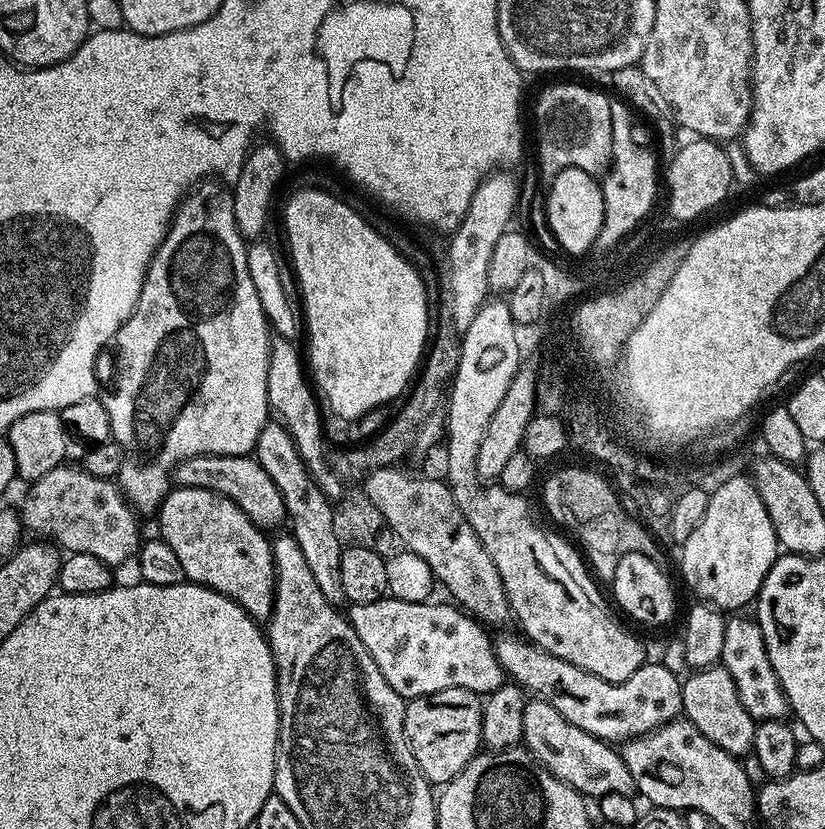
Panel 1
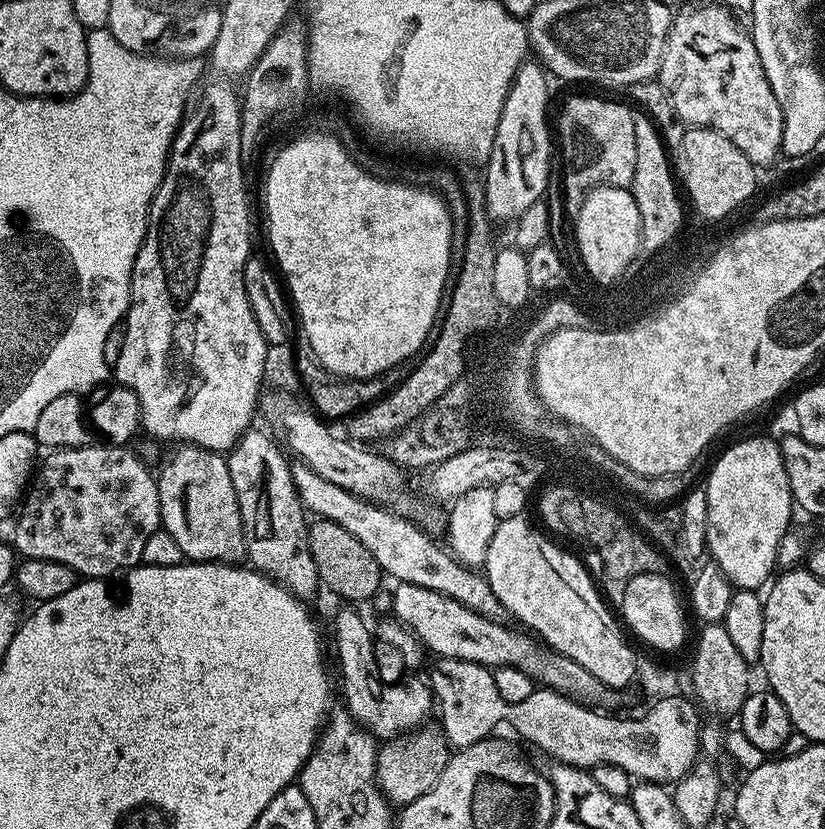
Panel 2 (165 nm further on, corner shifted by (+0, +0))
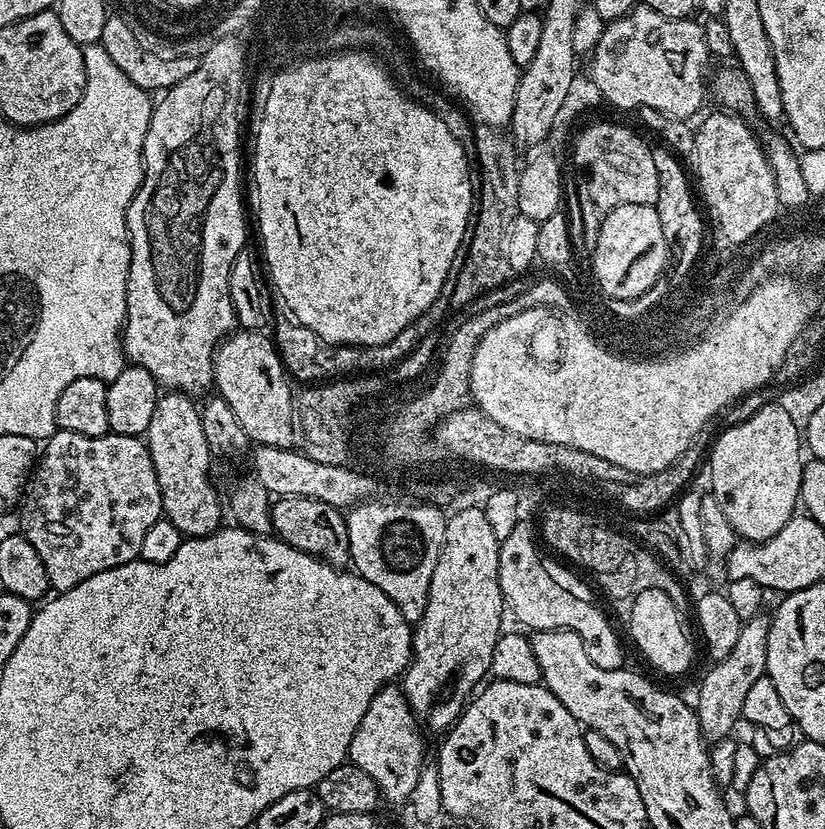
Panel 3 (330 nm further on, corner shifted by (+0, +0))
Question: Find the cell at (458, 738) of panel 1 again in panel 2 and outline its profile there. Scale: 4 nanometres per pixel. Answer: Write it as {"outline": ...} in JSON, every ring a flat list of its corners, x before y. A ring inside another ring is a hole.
{"outline":[[421,726,403,736,395,736,379,745,376,753,376,784,388,803,403,806,422,798,438,782,442,770,446,770,450,745,445,733,436,728]]}

